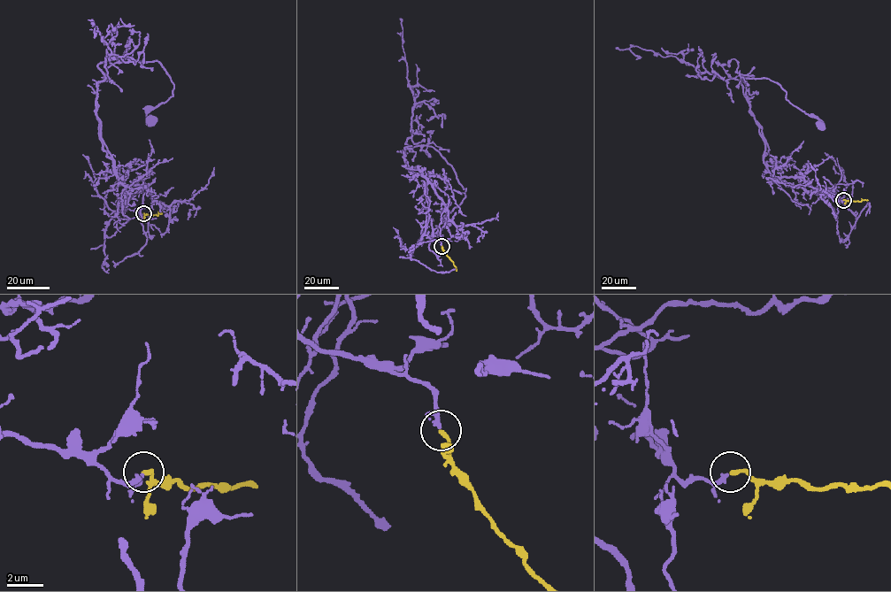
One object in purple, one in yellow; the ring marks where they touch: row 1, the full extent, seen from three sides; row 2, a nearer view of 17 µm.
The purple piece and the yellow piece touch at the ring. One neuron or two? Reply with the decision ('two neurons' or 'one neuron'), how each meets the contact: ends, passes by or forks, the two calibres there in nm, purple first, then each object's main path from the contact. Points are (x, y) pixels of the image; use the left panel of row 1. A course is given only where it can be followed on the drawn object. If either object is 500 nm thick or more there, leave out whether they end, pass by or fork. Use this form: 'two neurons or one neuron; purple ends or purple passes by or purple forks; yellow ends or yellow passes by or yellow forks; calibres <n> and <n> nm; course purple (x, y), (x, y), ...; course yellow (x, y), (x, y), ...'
one neuron; purple passes by; yellow ends; calibres 180 and 220 nm; course purple (143, 213), (122, 210), (125, 188), (101, 137), (97, 84), (109, 67), (161, 65), (172, 96), (151, 119); course yellow (143, 213), (162, 213)

